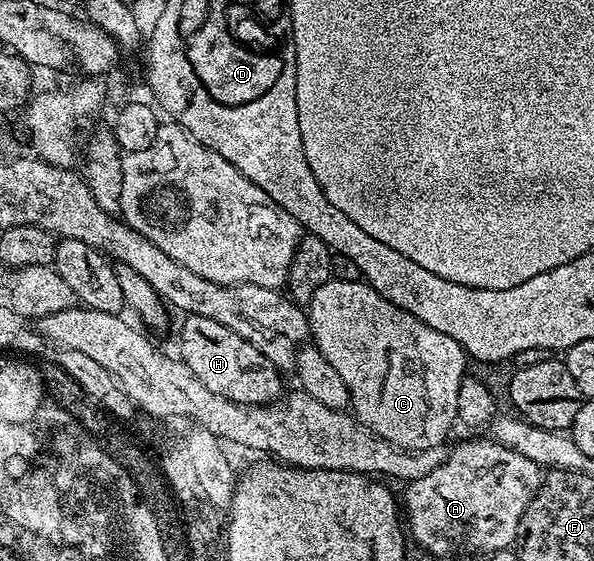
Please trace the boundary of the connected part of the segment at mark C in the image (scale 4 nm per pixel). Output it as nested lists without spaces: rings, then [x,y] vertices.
[[[333,278],[326,281],[314,290],[306,311],[311,343],[326,354],[326,362],[342,374],[351,411],[360,423],[371,432],[377,432],[382,439],[398,442],[406,452],[421,452],[445,443],[443,440],[452,424],[457,423],[458,392],[466,377],[466,353],[462,345],[454,342],[454,338],[446,338],[446,334],[438,334],[438,330],[426,326],[426,322],[414,318],[414,314],[406,314],[406,310],[394,306],[394,302],[386,302],[386,298],[363,279],[346,282]]]

